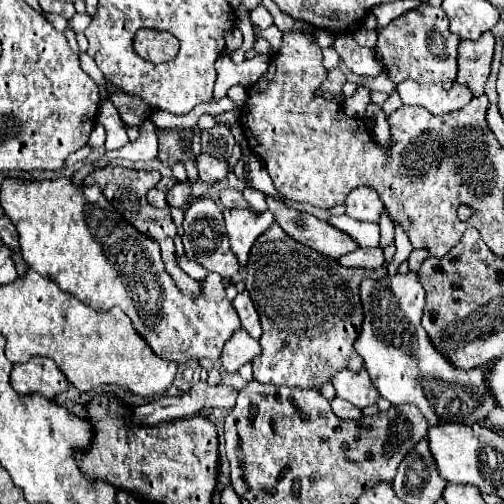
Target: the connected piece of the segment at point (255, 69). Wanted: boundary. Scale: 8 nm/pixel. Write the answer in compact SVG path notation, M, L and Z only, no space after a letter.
M258 53L254 59L248 59L240 65L234 65L228 55L220 55L216 63L218 79L216 79L213 99L221 99L226 96L226 91L232 85L242 85L242 87L252 87L262 75L268 71L268 61L270 57L264 53Z

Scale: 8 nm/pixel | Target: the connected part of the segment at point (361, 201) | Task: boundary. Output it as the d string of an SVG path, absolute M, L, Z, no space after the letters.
M356 187L346 197L346 213L352 219L378 223L382 209L384 209L384 203L380 201L378 193L372 187Z

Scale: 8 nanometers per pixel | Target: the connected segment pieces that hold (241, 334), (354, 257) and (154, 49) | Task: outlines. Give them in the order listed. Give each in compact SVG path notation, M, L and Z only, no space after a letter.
M240 329L224 345L220 361L226 371L238 371L244 363L250 363L256 355L260 355L260 343L248 337L244 329Z
M356 249L350 255L340 257L338 263L342 267L368 267L368 269L376 269L376 267L384 265L384 257L382 257L382 249Z
M140 29L134 37L134 51L152 63L162 63L176 57L178 39L168 35L166 31Z

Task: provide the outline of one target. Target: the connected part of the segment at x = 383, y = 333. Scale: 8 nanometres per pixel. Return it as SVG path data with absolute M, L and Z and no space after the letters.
M386 275L380 281L364 279L360 283L360 301L364 309L364 321L360 335L354 341L356 353L364 359L364 367L372 379L372 385L392 405L414 403L430 425L454 421L454 423L478 423L500 435L500 429L492 429L486 415L496 407L492 395L484 391L484 367L472 371L456 371L438 351L434 351L428 335L420 327L420 315L424 309L424 289L416 283L416 275Z

